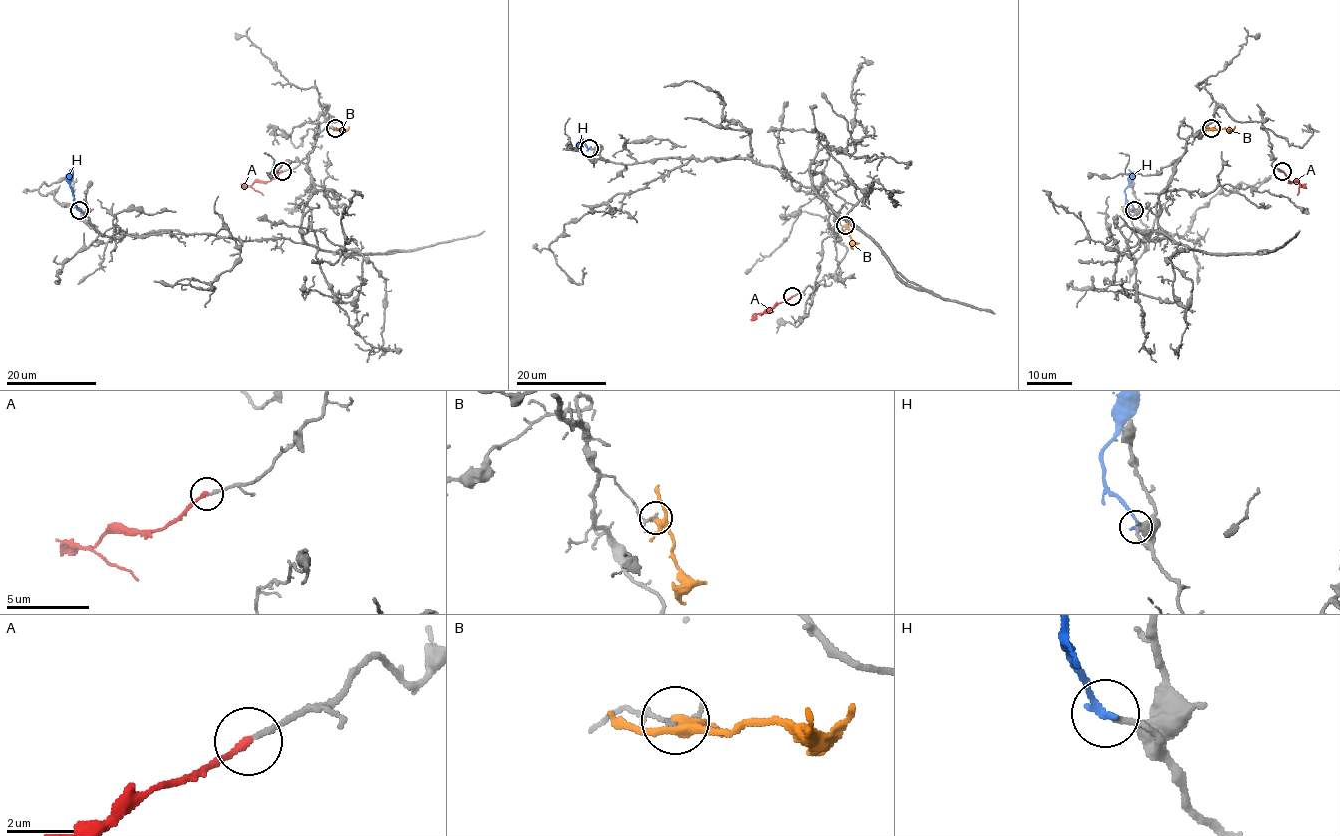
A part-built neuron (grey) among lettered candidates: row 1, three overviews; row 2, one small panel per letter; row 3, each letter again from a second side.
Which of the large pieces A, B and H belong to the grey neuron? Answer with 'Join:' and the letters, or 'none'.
Join: A

